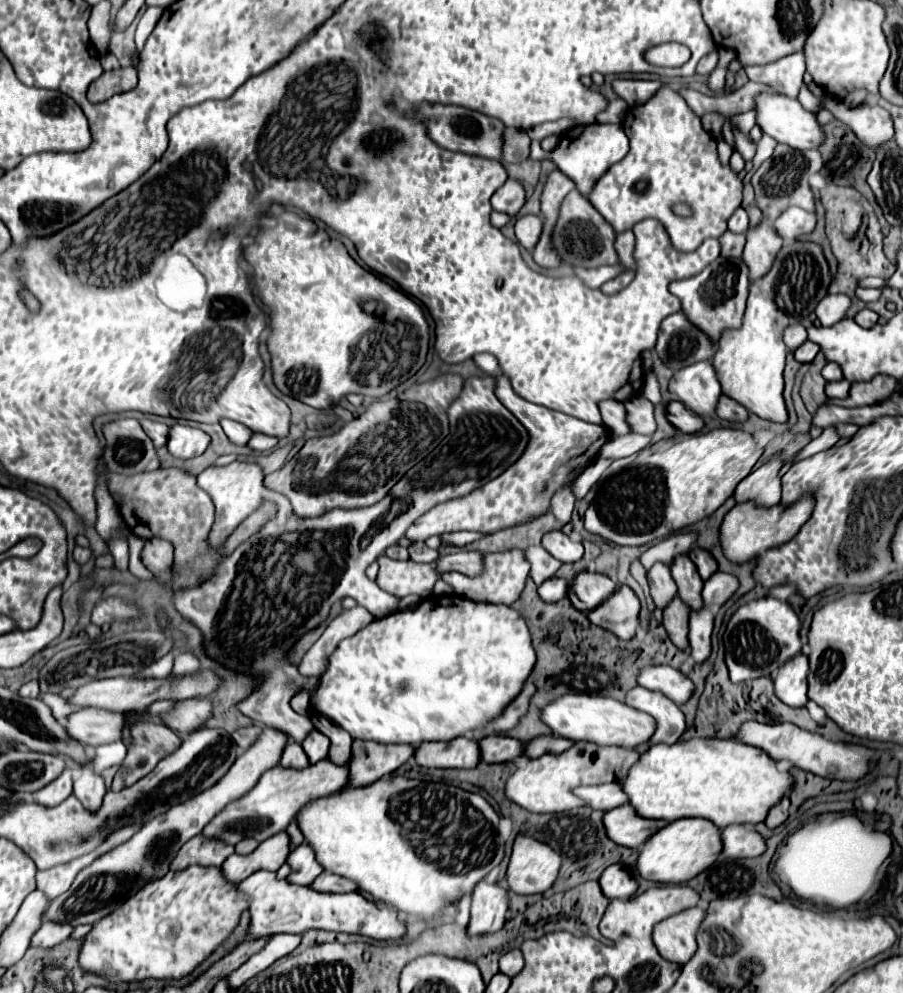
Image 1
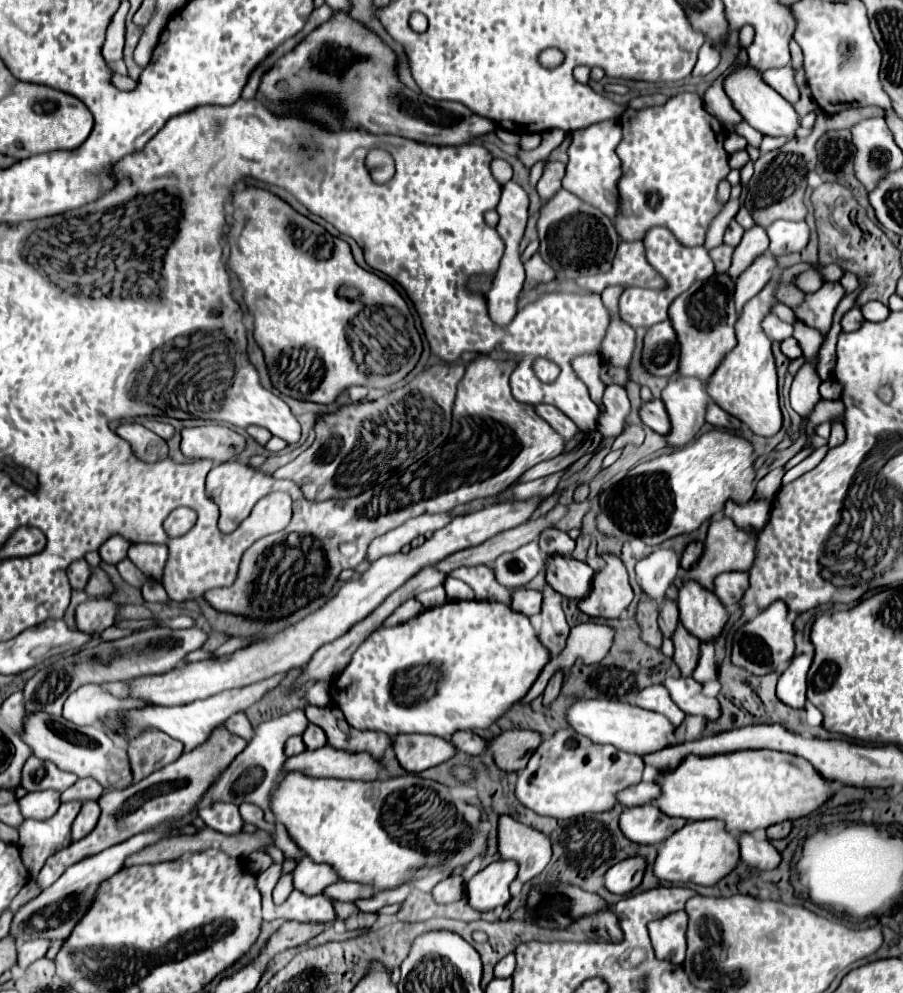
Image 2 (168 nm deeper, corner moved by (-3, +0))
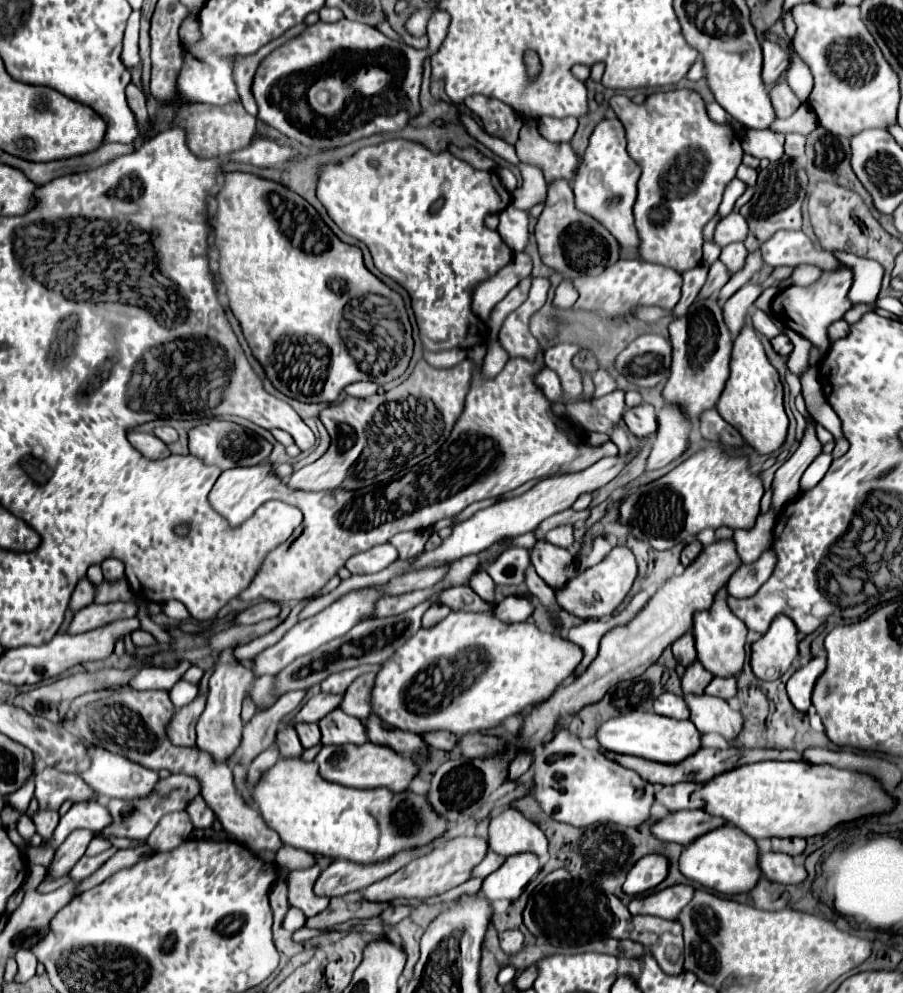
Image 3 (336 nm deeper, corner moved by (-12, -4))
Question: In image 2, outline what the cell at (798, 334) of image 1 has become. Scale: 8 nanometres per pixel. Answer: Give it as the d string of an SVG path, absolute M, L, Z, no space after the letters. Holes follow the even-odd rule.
M768 314L762 322L764 326L764 332L768 334L770 340L776 340L776 342L784 342L784 338L792 338L794 336L794 326L792 324L786 324L782 322L778 316L774 314Z

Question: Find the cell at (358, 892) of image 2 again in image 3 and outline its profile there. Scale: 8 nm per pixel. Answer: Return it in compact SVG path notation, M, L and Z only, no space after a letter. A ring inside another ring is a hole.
M473 836L473 838L453 838L445 846L431 850L429 854L415 858L395 874L371 884L369 888L363 890L363 898L371 902L387 902L387 900L423 900L431 896L439 896L449 892L451 888L461 886L471 878L473 868L487 856L489 844L485 838Z

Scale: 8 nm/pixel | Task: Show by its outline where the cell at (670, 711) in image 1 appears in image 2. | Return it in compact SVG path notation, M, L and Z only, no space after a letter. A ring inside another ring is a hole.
M662 684L648 686L648 688L640 690L640 694L636 694L634 704L640 706L640 708L646 708L646 710L664 714L664 716L674 724L674 728L678 728L678 726L682 724L684 716L686 716L686 714L672 702L668 690L666 690Z

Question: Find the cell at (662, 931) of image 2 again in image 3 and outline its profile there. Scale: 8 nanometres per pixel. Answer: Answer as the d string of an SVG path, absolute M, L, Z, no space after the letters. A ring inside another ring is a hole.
M555 870L543 878L543 882L533 890L523 912L523 924L527 930L537 936L537 926L541 934L551 944L585 944L589 940L601 938L631 938L649 948L657 964L665 974L677 976L683 972L683 934L679 922L669 922L657 916L631 916L627 906L619 902L615 894L609 894L599 888L595 882L585 882L573 878L567 870Z

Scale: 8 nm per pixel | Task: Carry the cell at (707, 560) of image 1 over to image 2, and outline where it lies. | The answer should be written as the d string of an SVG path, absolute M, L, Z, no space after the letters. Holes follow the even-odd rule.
M692 542L692 544L688 544L686 550L684 550L684 554L682 554L680 566L682 566L684 570L690 570L690 568L700 560L702 552L704 552L704 544L702 544L702 542Z

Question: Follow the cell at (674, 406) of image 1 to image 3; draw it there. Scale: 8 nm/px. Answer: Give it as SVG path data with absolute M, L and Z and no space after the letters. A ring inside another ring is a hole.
M639 404L635 408L625 410L623 414L623 422L627 424L627 430L637 436L637 438L645 438L645 436L653 436L657 432L657 418L655 418L655 410L649 404Z

